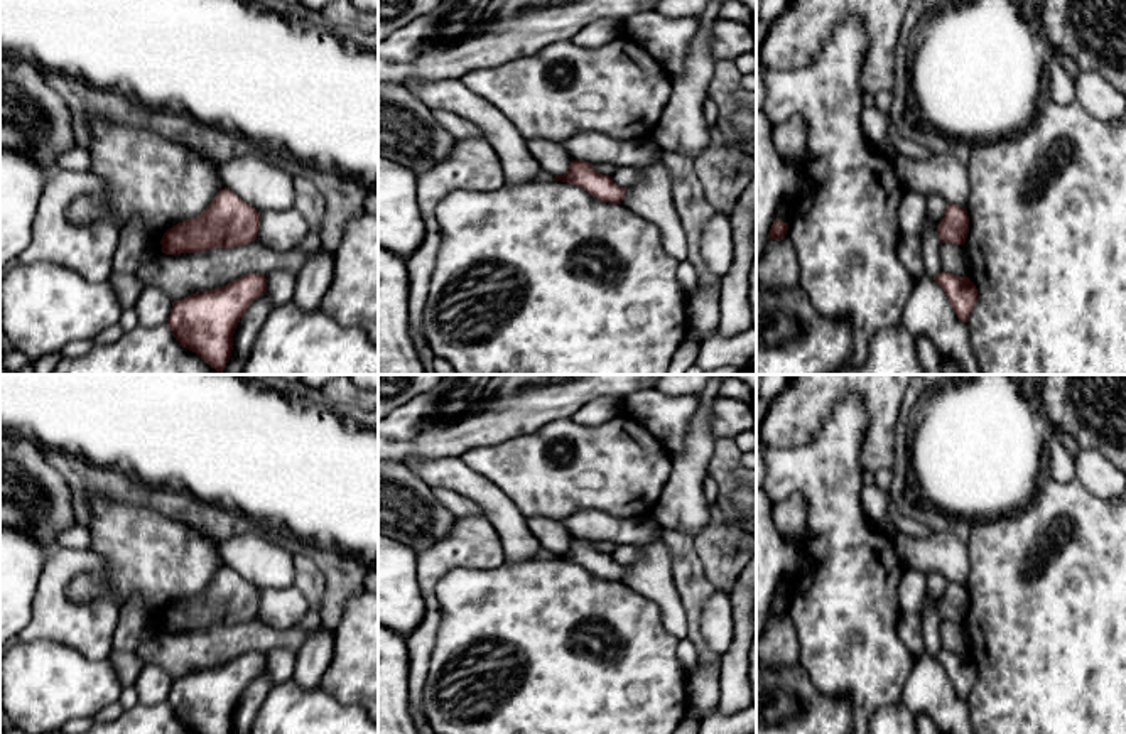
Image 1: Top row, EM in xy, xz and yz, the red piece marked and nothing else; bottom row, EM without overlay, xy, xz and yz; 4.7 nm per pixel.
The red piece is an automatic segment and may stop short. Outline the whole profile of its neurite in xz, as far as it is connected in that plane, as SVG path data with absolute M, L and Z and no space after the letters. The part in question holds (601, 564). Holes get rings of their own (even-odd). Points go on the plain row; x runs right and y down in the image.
M572 538L569 548L555 557L576 562L591 574L613 582L620 582L626 570L626 565L616 562L609 553L596 550L593 542L584 538Z

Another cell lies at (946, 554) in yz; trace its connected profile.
M932 533L927 538L896 535L893 542L905 569L917 569L925 575L939 572L945 580L966 586L971 570L967 542L955 533Z

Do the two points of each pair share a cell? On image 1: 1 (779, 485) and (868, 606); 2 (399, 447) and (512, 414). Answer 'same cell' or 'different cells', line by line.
1: same cell
2: same cell

